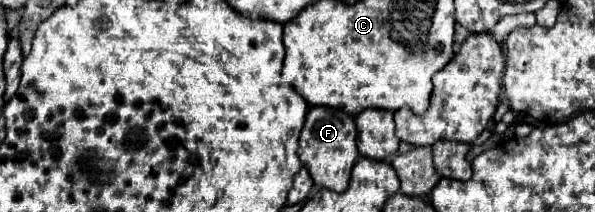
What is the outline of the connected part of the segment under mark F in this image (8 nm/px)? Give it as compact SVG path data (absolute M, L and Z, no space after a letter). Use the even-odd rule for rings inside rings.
M312 106L306 114L306 124L300 134L300 150L298 156L312 180L320 188L330 188L334 192L344 192L350 180L352 166L356 158L360 158L356 148L356 124L354 118L338 108Z

